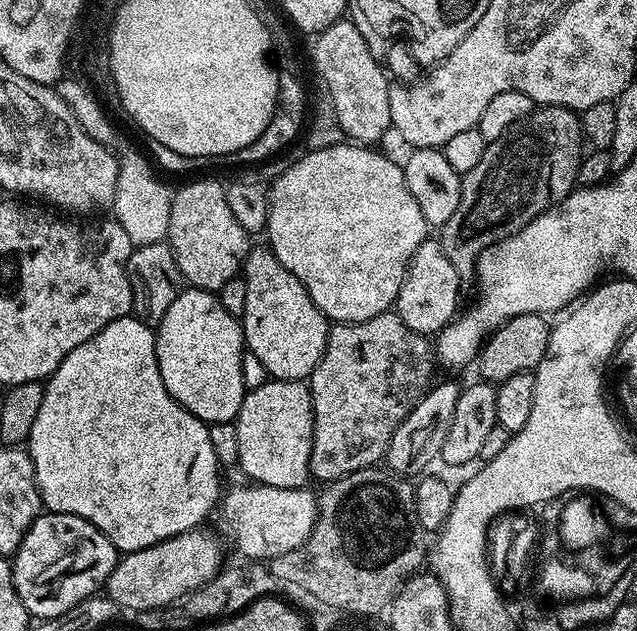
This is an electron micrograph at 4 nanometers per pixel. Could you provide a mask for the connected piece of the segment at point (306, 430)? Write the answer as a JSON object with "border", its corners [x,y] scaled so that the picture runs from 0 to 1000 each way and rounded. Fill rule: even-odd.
{"border":[[[422,601],[411,612],[385,620],[383,635],[367,667],[370,677],[370,729],[391,754],[391,762],[432,773],[476,773],[485,765],[487,719],[493,662],[490,661],[490,616],[474,602]]]}

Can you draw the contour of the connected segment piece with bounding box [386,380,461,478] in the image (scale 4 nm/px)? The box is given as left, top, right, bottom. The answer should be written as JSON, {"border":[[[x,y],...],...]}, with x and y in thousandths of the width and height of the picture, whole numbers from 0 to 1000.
{"border":[[[710,602],[700,604],[699,609],[684,605],[673,613],[666,629],[655,637],[650,650],[644,650],[644,656],[612,694],[606,718],[608,746],[636,758],[653,758],[667,746],[664,742],[678,727],[683,731],[689,724],[694,700],[700,700],[700,681],[706,681],[706,669],[713,662],[713,643],[719,643],[722,616],[724,610]]]}

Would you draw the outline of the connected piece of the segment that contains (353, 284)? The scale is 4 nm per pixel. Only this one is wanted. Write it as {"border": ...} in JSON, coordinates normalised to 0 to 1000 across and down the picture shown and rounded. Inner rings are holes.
{"border":[[[535,225],[505,238],[484,238],[473,254],[462,255],[429,292],[424,292],[419,391],[425,393],[430,409],[436,409],[436,415],[443,415],[449,428],[455,428],[455,434],[462,434],[462,441],[468,441],[468,447],[480,453],[480,466],[487,466],[493,485],[499,485],[499,491],[505,491],[505,498],[513,501],[516,509],[531,513],[575,510],[593,498],[611,493],[620,483],[625,466],[631,460],[631,447],[641,433],[641,418],[650,409],[650,396],[656,396],[661,384],[673,379],[675,374],[675,357],[669,352],[669,345],[662,345],[662,333],[656,333],[656,320],[650,320],[650,307],[644,307],[644,295],[637,295],[633,265],[626,258],[620,260],[612,249],[590,239],[597,238],[584,231],[567,231],[557,225]]]}

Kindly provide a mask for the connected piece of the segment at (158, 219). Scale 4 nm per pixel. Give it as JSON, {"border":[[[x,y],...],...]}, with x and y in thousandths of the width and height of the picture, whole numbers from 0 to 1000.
{"border":[[[214,241],[187,249],[184,301],[176,322],[177,341],[198,365],[209,391],[253,385],[262,376],[265,361],[268,300],[264,301],[245,282],[237,255],[228,250]]]}

